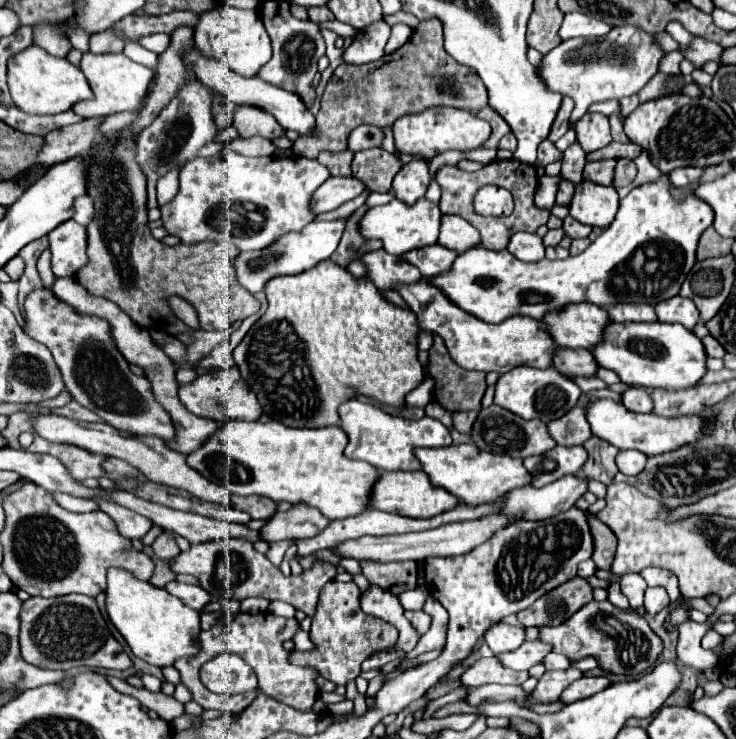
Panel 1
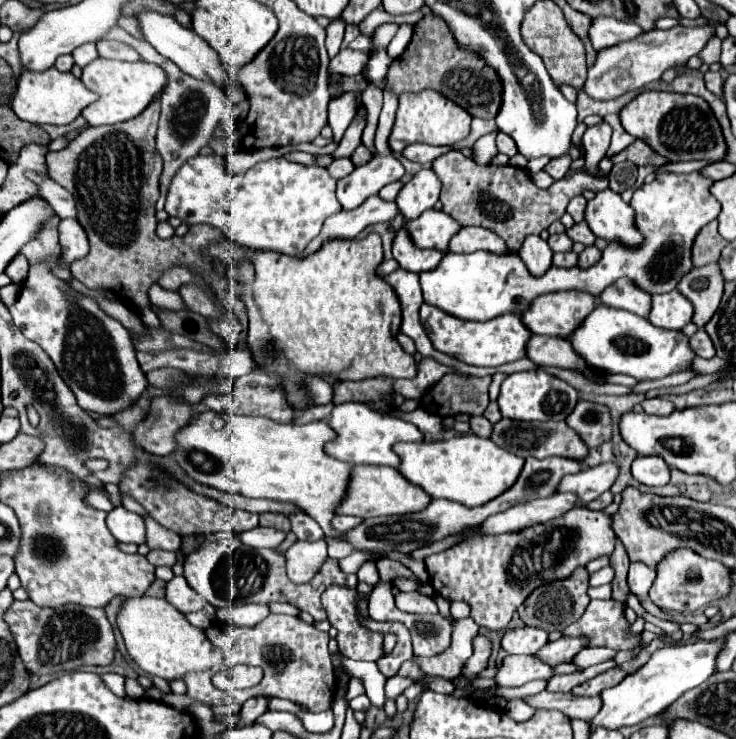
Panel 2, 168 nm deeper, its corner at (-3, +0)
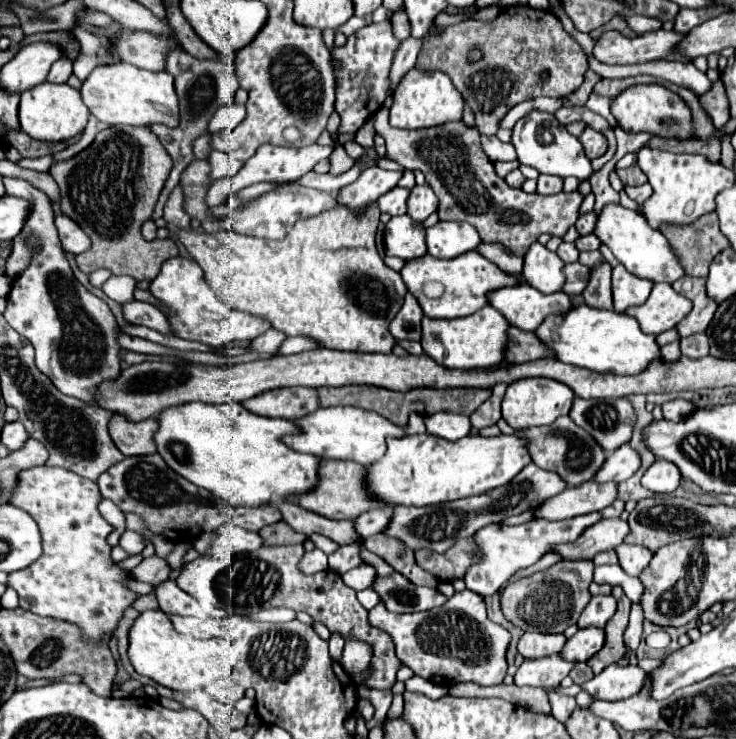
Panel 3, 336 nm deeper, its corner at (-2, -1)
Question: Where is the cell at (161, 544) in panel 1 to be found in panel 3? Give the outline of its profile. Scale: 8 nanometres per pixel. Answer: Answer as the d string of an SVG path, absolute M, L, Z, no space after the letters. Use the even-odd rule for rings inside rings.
M152 555L148 559L144 559L136 569L132 569L132 579L136 581L142 581L142 583L148 583L152 587L158 587L162 581L168 579L170 575L170 565L166 563L166 559L158 557L158 555Z

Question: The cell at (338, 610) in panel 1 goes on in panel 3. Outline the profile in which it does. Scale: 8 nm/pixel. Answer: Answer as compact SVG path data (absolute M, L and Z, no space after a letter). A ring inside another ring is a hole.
M346 641L340 663L350 675L366 671L366 667L370 663L370 645L366 645L362 641Z

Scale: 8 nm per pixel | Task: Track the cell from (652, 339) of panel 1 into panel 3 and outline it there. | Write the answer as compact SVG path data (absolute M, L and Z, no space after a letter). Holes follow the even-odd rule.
M586 303L576 305L570 313L558 317L546 317L542 325L534 331L542 337L544 345L554 351L556 359L562 363L578 365L596 373L614 373L614 375L636 375L654 359L660 357L660 347L654 335L640 331L634 317L626 317L616 311L604 311L588 307Z

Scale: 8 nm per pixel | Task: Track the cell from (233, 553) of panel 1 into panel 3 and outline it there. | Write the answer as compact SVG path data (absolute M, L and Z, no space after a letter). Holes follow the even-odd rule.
M288 545L288 547L260 547L252 553L240 553L232 559L228 567L210 557L198 557L188 563L182 575L176 579L182 591L190 593L200 603L210 603L214 607L224 607L228 615L252 615L262 609L272 607L288 607L294 611L306 611L314 621L324 623L330 633L338 633L344 639L358 639L372 647L370 659L370 675L362 681L368 689L390 689L396 681L396 671L400 667L400 659L394 653L394 643L390 635L372 627L368 623L368 611L358 603L356 591L344 585L342 577L334 571L312 573L306 577L298 569L298 561L302 559L304 545Z

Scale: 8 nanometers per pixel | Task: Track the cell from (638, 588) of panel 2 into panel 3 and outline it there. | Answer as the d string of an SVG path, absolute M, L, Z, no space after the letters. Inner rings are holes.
M628 543L618 545L616 553L618 553L618 559L620 559L622 569L624 569L626 573L634 575L634 577L638 577L638 573L650 563L650 559L652 559L652 555L654 555L654 553L650 553L650 549L646 549L646 547L628 545Z

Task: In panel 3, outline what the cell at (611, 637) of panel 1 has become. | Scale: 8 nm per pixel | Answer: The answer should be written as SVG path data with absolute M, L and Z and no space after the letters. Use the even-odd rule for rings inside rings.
M596 595L590 599L586 609L582 611L578 625L580 627L604 627L608 619L616 613L616 601L612 595Z

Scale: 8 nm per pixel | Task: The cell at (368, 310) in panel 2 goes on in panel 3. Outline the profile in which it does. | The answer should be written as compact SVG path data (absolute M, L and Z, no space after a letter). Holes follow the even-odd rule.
M336 201L334 209L314 217L296 221L286 237L278 241L264 241L258 237L238 235L230 229L212 235L178 229L176 237L184 243L192 259L204 269L210 287L232 307L264 317L274 329L284 331L288 337L304 335L320 341L328 349L364 351L364 353L392 353L394 337L388 331L390 321L402 307L406 285L400 273L384 265L376 251L374 235L380 219L378 203L366 203L360 209L350 209Z

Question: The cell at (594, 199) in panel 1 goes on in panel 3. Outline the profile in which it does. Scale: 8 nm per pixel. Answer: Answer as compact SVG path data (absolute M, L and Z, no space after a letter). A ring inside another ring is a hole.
M606 205L604 211L598 215L594 233L602 243L610 247L614 257L636 277L642 277L654 283L662 283L662 281L674 283L686 275L680 265L680 257L674 253L672 245L666 241L666 237L660 231L650 229L646 217L640 215L638 211L630 211L622 205Z

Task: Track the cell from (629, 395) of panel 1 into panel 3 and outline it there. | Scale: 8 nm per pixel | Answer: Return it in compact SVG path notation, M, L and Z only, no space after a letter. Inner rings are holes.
M674 399L674 401L664 403L662 409L664 409L664 419L668 419L668 421L682 421L682 419L686 419L696 407L694 407L690 401Z

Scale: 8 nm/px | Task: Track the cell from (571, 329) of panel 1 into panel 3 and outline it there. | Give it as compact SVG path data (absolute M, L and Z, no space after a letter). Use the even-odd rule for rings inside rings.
M526 283L496 289L490 295L490 305L498 309L510 325L522 331L534 331L544 317L566 313L572 307L566 293L546 295Z

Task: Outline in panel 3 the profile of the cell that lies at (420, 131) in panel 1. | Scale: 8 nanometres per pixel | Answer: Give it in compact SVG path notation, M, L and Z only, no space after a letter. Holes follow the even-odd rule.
M410 69L402 83L396 85L392 93L392 107L390 107L390 125L398 129L424 129L442 125L448 121L462 119L462 95L454 89L450 77L442 71L422 71Z

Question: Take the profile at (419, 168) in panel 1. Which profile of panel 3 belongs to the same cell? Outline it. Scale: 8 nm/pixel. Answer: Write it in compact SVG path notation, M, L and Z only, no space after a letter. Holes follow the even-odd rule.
M416 185L408 197L408 215L422 223L428 215L438 209L438 197L430 189L430 185Z

